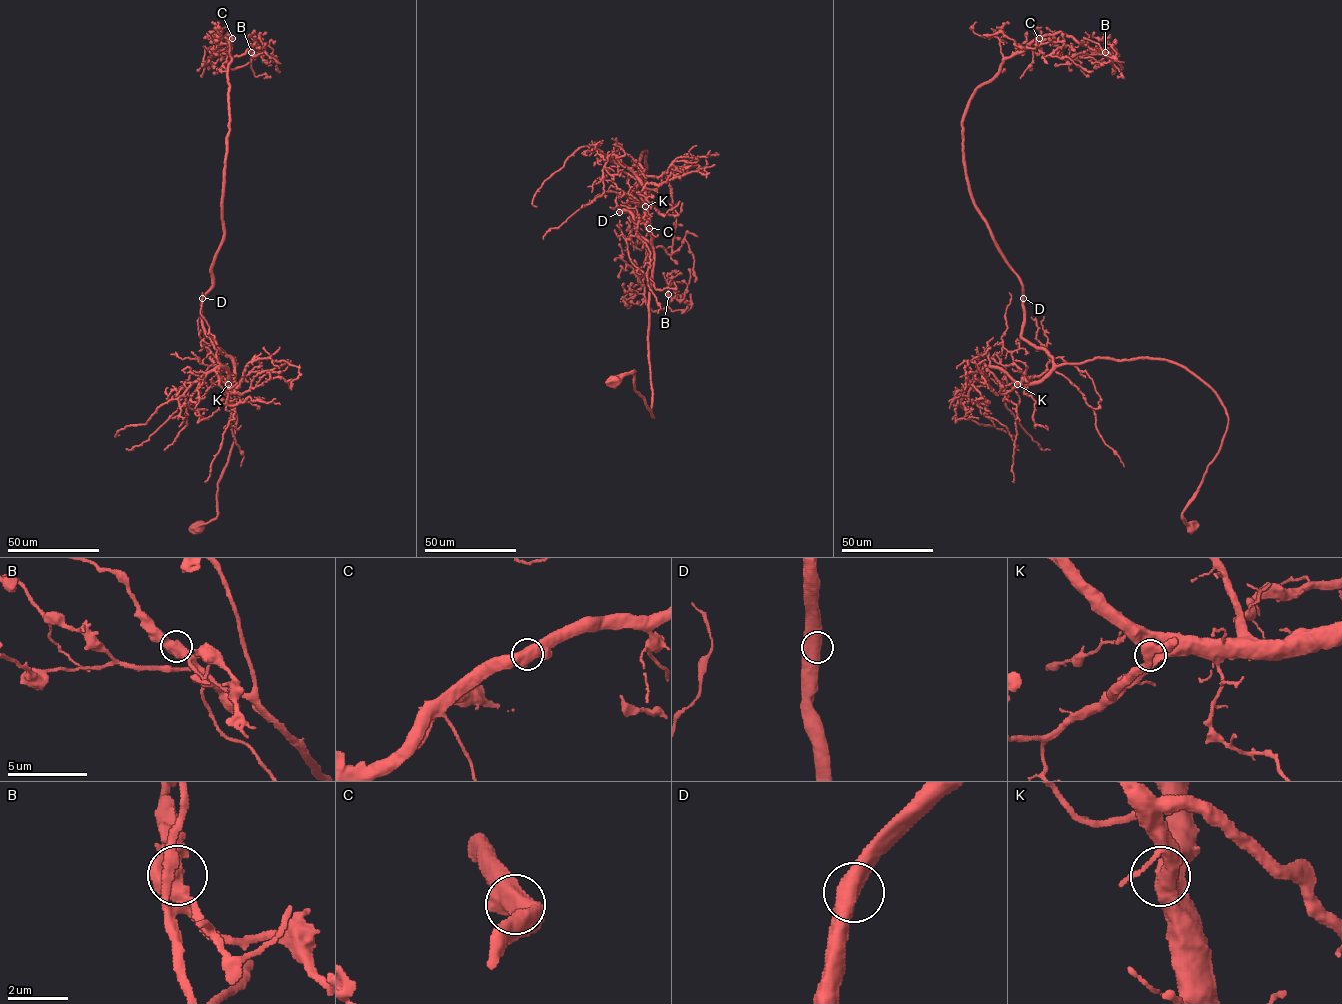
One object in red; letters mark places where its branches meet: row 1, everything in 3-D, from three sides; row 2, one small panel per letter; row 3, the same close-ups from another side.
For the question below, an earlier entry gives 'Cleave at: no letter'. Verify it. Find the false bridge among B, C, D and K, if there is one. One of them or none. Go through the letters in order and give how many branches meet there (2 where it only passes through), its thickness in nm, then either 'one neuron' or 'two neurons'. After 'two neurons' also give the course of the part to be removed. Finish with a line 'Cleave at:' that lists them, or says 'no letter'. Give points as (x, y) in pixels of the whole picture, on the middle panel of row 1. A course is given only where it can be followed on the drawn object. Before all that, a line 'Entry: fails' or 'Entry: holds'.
Entry: fails
B: 2 branches meet; 700 nm thick; two neurons; foreign part runs (668, 294), (664, 272)
C: 2 branches meet; 600 nm thick; one neuron
D: 2 branches meet; 650 nm thick; one neuron
K: 2 branches meet; 650 nm thick; one neuron
Cleave at: B

